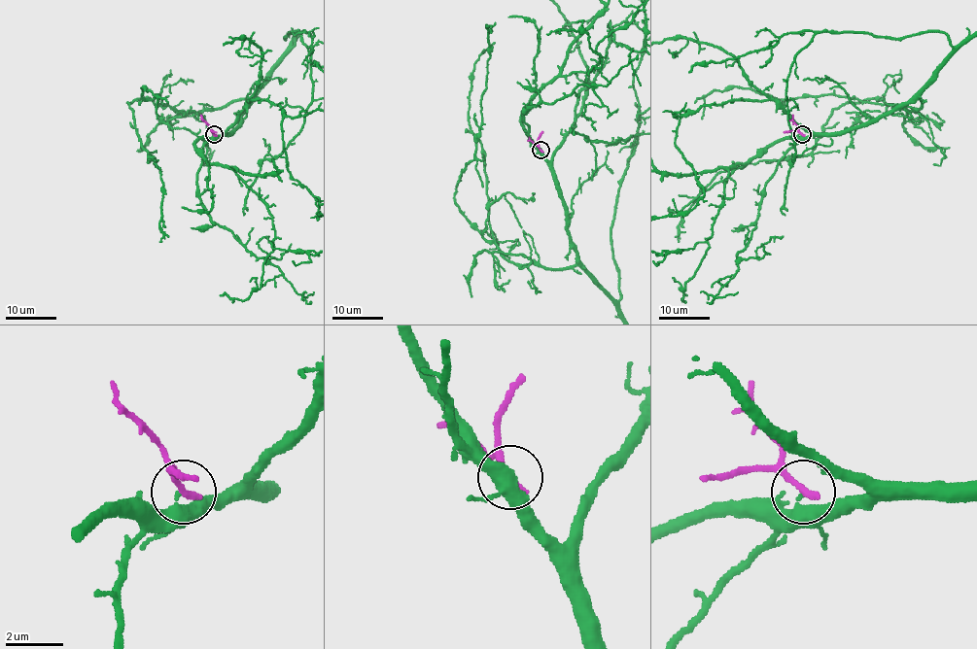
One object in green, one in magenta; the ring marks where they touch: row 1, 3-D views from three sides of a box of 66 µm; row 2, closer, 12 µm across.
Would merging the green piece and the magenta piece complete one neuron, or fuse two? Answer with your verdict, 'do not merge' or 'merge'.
do not merge

